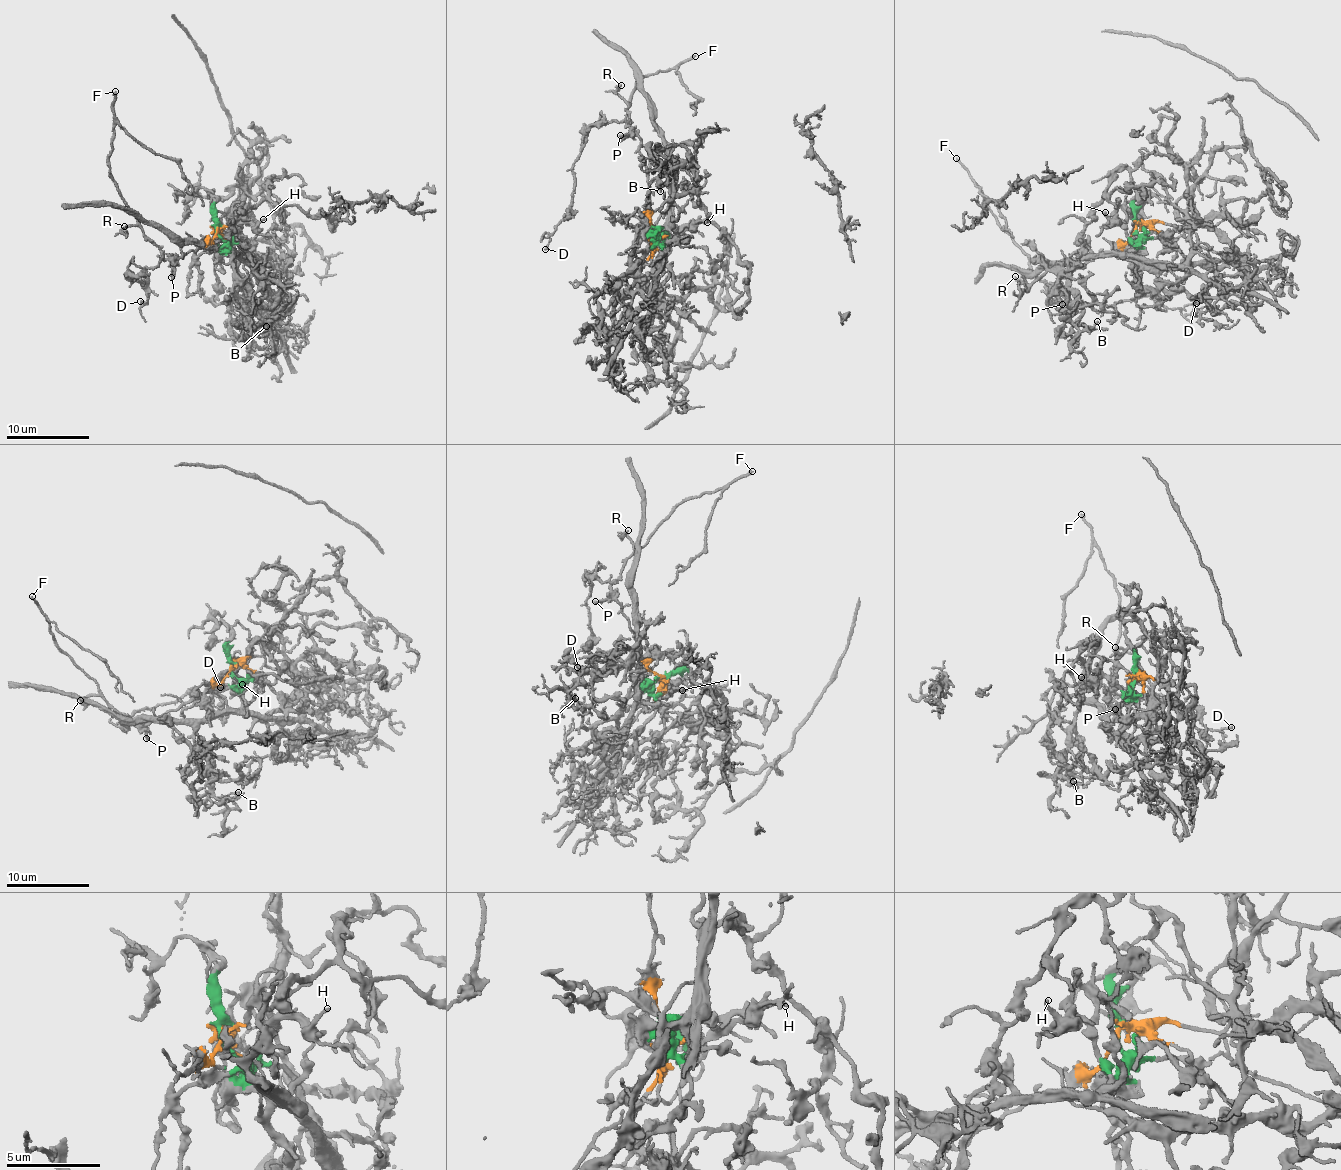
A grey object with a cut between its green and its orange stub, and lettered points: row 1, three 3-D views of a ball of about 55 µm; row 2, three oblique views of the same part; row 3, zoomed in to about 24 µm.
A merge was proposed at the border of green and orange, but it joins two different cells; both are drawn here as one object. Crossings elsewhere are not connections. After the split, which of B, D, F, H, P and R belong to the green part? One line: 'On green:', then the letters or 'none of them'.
On green: B, H

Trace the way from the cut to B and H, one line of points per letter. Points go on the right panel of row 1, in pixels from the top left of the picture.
B: (1137, 227), (1137, 243), (1130, 249), (1089, 256), (1067, 275), (1074, 299), (1070, 321), (1088, 326), (1097, 321)
H: (1137, 227), (1134, 240), (1121, 221), (1111, 219), (1106, 211)

